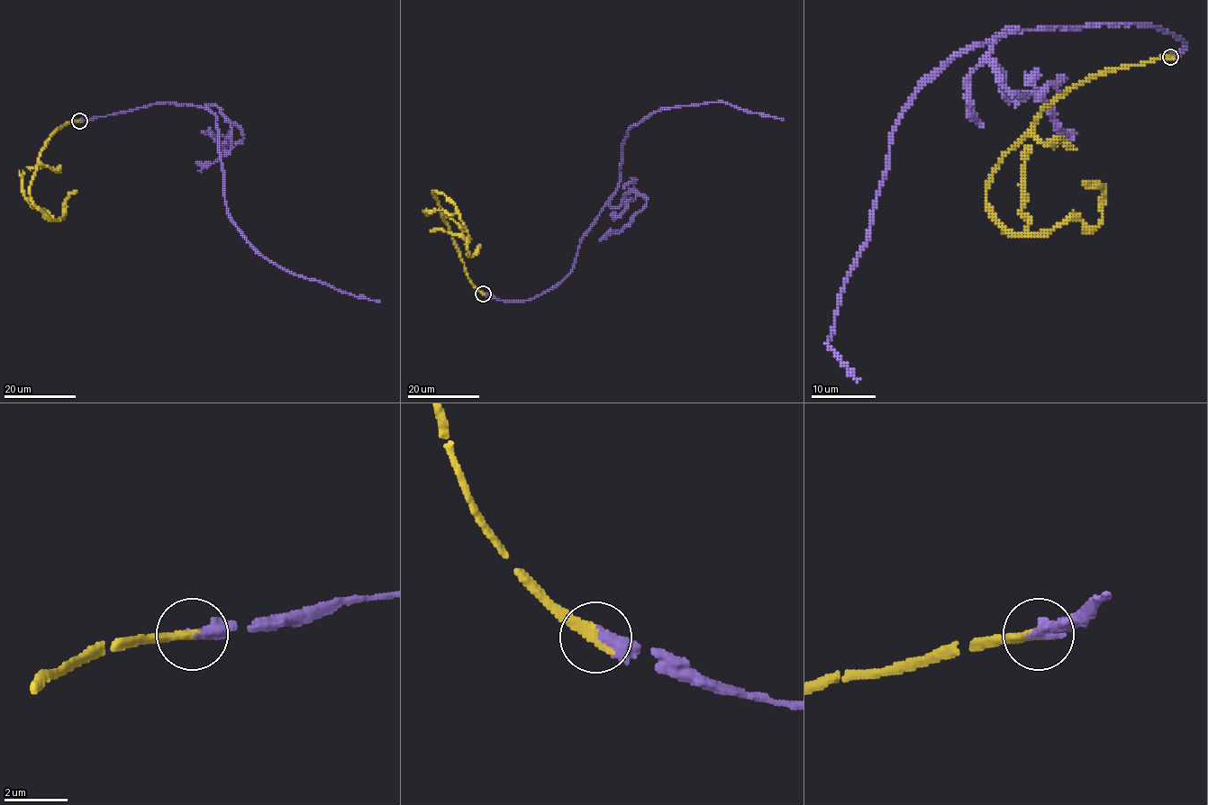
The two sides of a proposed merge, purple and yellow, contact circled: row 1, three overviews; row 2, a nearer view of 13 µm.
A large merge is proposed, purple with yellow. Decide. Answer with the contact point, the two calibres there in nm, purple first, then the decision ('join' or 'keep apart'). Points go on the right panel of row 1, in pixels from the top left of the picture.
place (1170, 57); calibres 420 and 360 nm; join

